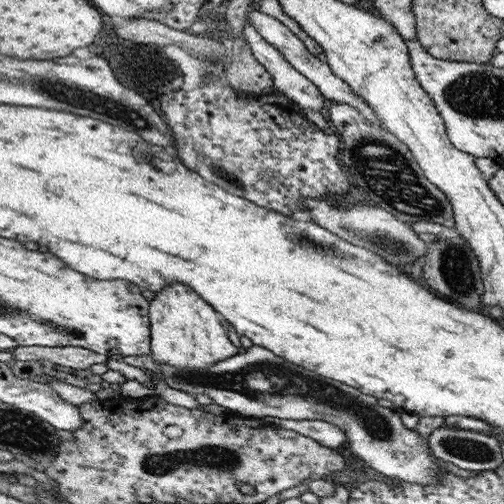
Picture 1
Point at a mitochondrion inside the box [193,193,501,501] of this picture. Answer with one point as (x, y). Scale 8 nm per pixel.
(457, 271)

